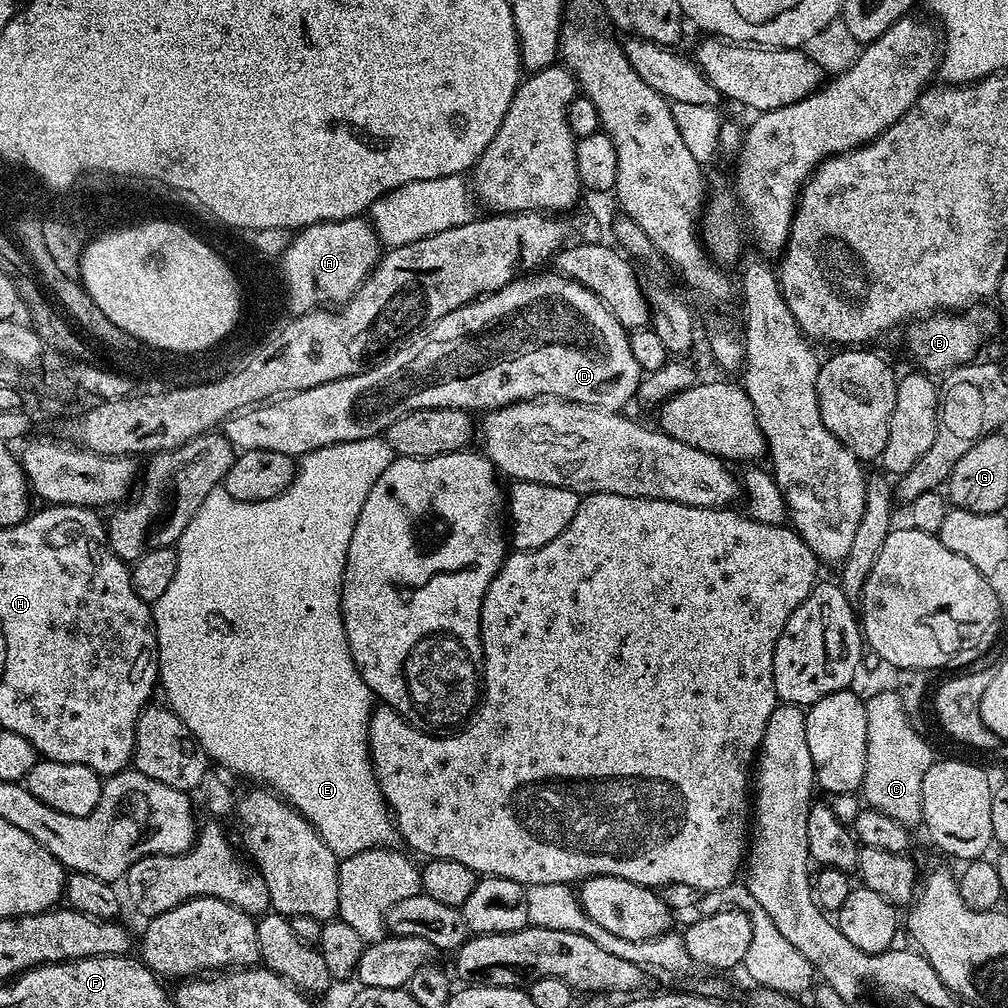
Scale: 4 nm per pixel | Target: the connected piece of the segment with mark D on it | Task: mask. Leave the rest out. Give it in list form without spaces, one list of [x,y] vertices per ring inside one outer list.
[[[552,270],[543,272],[528,274],[523,278],[512,280],[496,292],[490,292],[472,300],[470,303],[462,305],[458,310],[450,310],[450,314],[446,314],[446,318],[438,318],[438,322],[434,322],[434,326],[423,333],[424,337],[421,335],[419,338],[413,339],[405,348],[398,350],[398,354],[386,358],[381,364],[376,364],[372,368],[365,368],[363,372],[353,376],[331,380],[322,386],[314,386],[310,390],[289,392],[279,398],[273,398],[265,403],[245,408],[243,412],[236,412],[233,416],[228,417],[222,425],[225,438],[228,439],[233,448],[240,452],[274,450],[278,454],[299,458],[305,456],[307,452],[313,452],[331,444],[358,442],[375,436],[383,437],[389,426],[398,418],[402,418],[408,412],[422,410],[423,408],[462,408],[465,410],[480,408],[479,410],[491,410],[493,408],[504,408],[507,404],[516,404],[519,400],[552,397],[557,400],[569,400],[575,404],[588,404],[591,408],[604,408],[607,412],[623,409],[623,404],[630,403],[632,395],[637,395],[640,392],[640,381],[642,379],[642,369],[637,359],[634,358],[634,350],[630,350],[629,329],[624,328],[622,322],[615,317],[607,305],[586,286]]]

